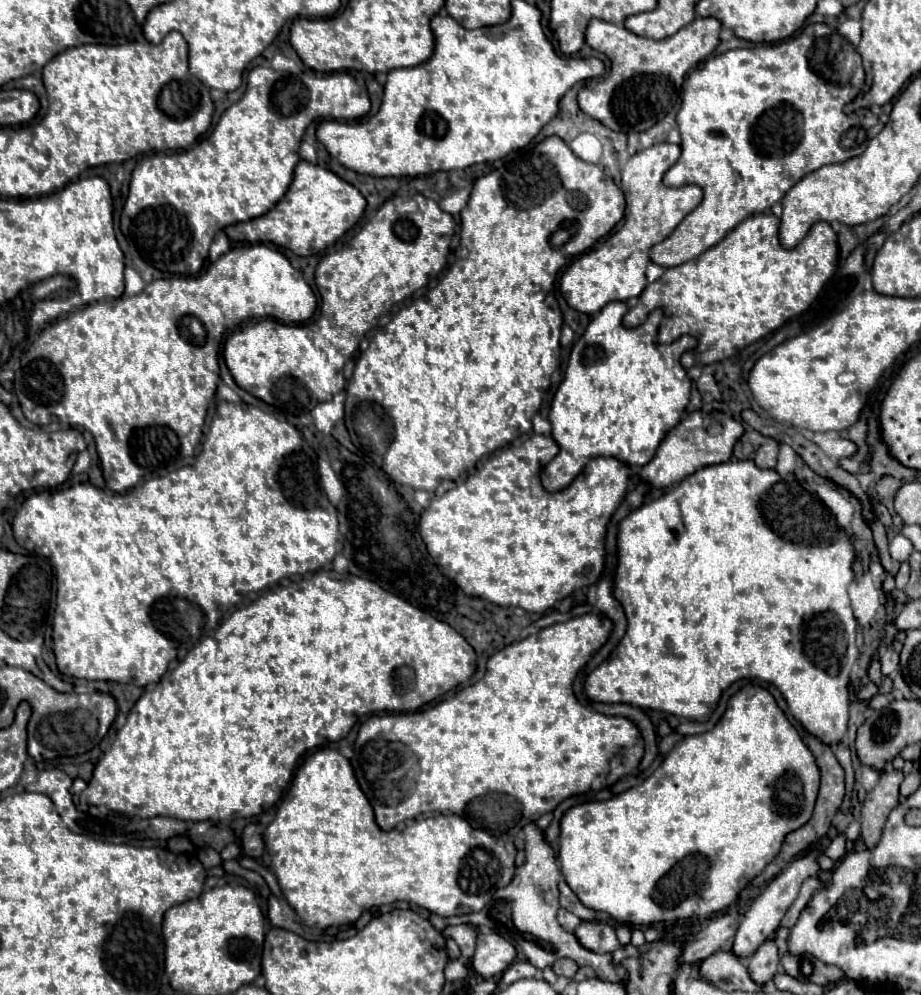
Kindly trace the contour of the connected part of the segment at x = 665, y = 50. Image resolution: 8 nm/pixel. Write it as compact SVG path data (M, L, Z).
M696 17L690 25L662 41L634 35L622 25L592 19L584 41L592 49L602 51L612 67L598 85L578 91L578 107L612 131L646 131L676 105L686 73L716 49L718 37L720 21L714 17Z

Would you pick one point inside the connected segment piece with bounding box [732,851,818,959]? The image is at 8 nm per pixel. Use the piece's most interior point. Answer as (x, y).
(762, 919)

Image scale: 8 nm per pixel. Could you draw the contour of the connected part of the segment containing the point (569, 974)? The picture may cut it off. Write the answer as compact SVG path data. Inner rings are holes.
M560 959L552 965L552 971L558 975L558 977L566 977L566 979L572 979L574 973L578 971L578 965L572 961L572 959Z

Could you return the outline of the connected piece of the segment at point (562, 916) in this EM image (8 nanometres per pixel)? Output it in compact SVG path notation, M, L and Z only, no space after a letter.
M560 909L560 911L558 911L558 923L560 923L568 933L574 933L574 929L582 923L582 919L578 919L576 915L568 913L566 909Z

